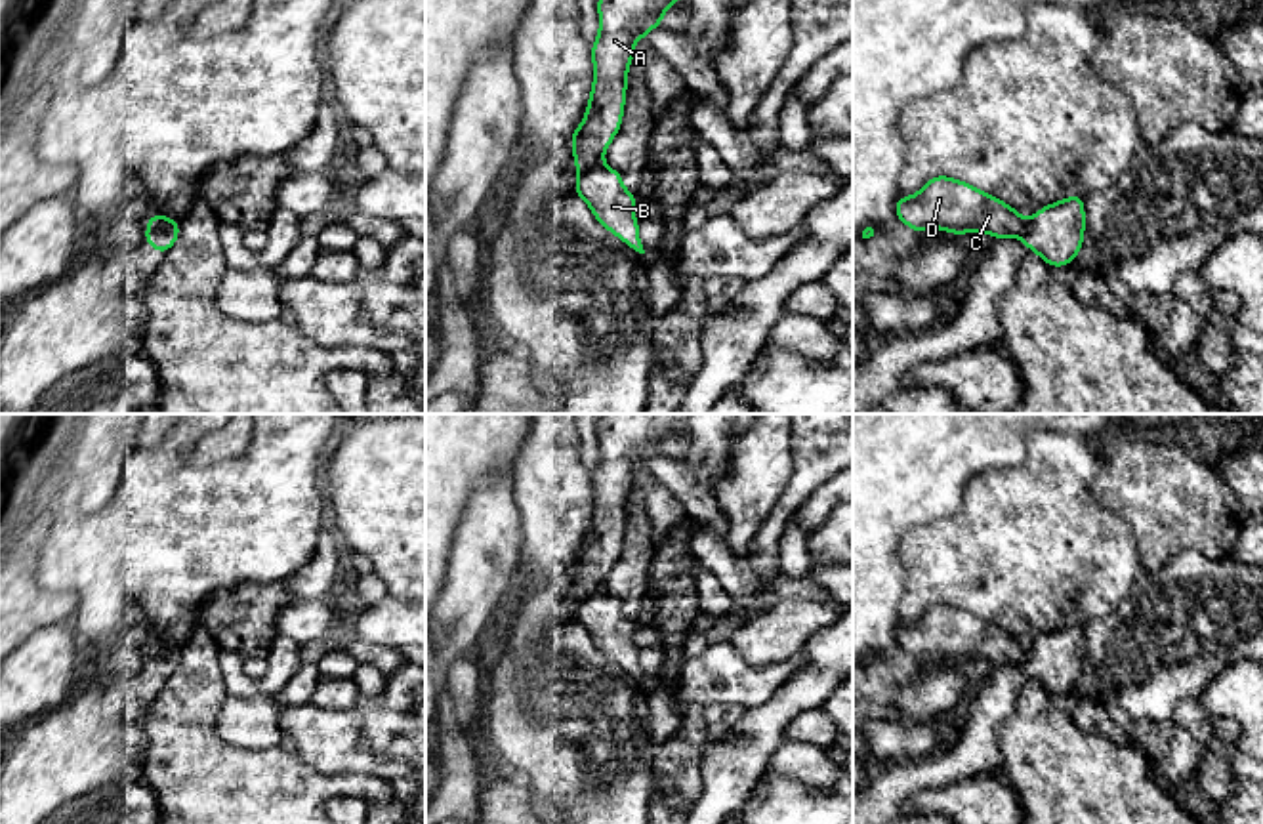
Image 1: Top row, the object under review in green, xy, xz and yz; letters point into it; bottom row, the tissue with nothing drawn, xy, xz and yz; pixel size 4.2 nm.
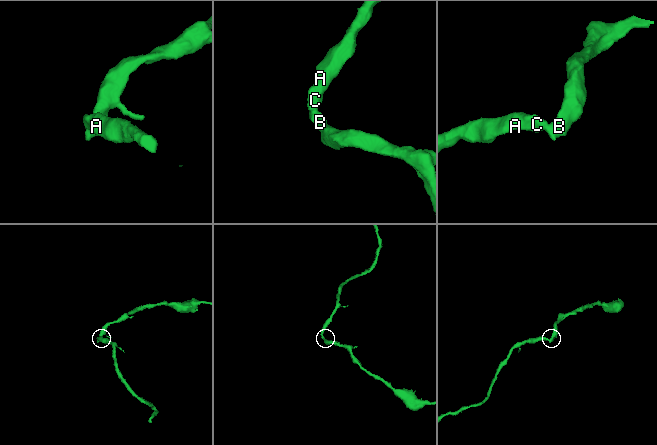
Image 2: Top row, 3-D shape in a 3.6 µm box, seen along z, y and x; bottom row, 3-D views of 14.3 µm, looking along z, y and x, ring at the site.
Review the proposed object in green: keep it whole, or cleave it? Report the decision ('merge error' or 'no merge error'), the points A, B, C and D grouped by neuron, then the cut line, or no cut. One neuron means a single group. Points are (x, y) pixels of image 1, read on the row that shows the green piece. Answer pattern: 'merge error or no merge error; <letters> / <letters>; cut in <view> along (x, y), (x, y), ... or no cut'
merge error; A C D / B; cut in xy along (166, 220), (163, 226), (147, 229)

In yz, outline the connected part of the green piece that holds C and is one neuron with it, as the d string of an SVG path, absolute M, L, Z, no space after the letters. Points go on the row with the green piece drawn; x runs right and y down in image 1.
M941 174L931 177L920 193L908 198L899 195L895 217L918 235L937 227L952 235L984 231L994 240L1023 237L1030 227L1030 221L1013 206Z

